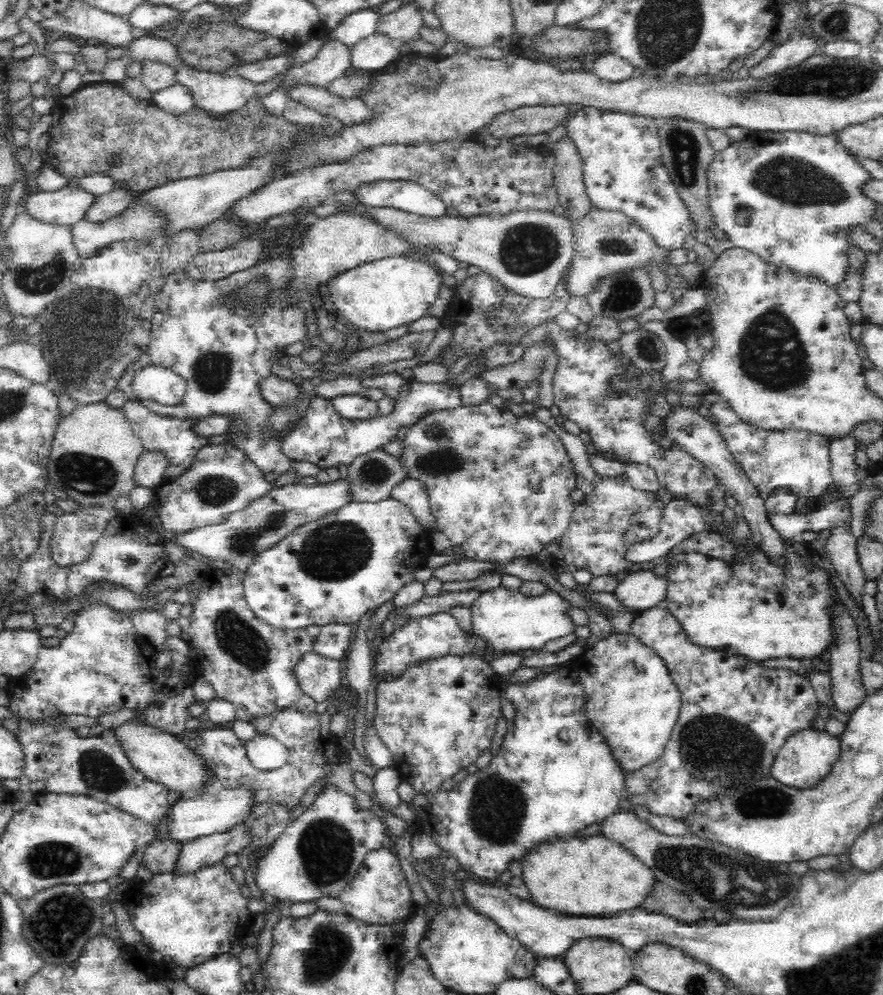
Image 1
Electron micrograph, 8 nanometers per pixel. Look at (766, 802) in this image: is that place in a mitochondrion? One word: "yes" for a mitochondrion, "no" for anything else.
yes

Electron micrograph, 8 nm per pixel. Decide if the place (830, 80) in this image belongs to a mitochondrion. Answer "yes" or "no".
yes

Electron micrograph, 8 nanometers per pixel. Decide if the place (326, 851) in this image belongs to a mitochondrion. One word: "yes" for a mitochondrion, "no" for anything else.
yes

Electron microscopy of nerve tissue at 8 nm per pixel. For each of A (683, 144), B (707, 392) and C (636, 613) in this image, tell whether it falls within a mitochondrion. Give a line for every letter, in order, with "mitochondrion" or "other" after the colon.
A: mitochondrion
B: other
C: other

